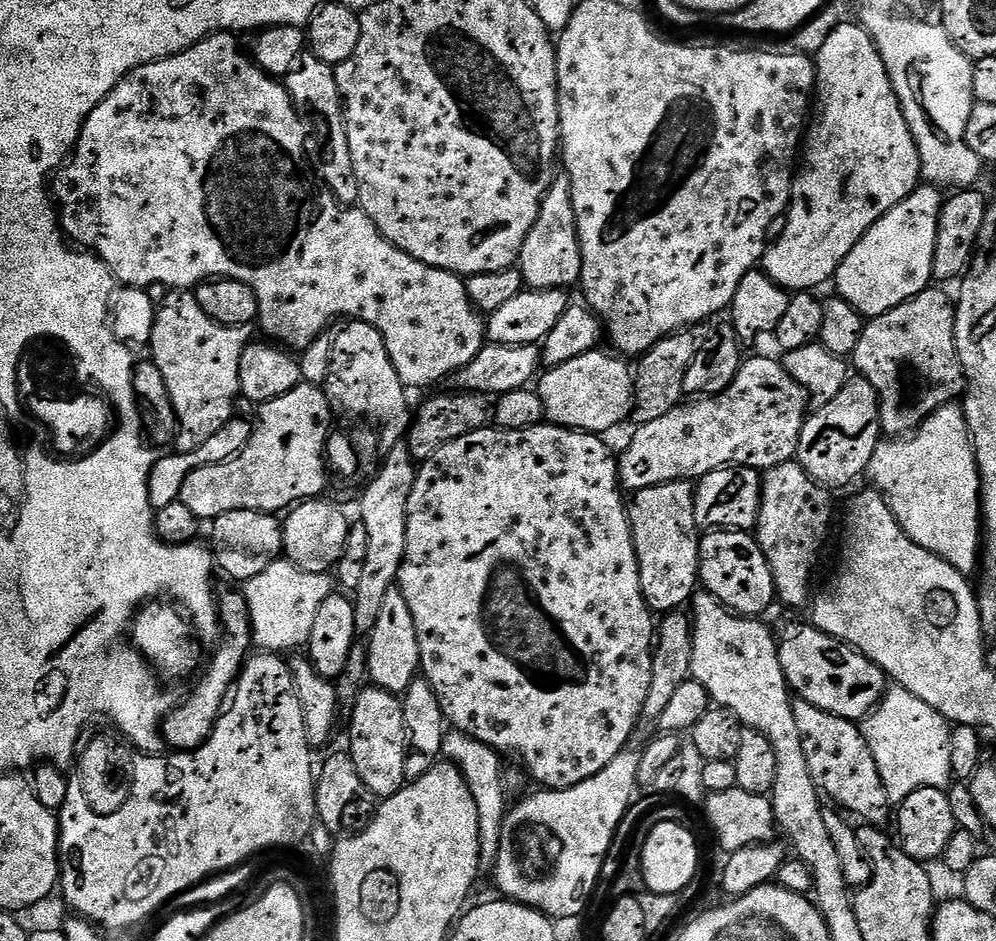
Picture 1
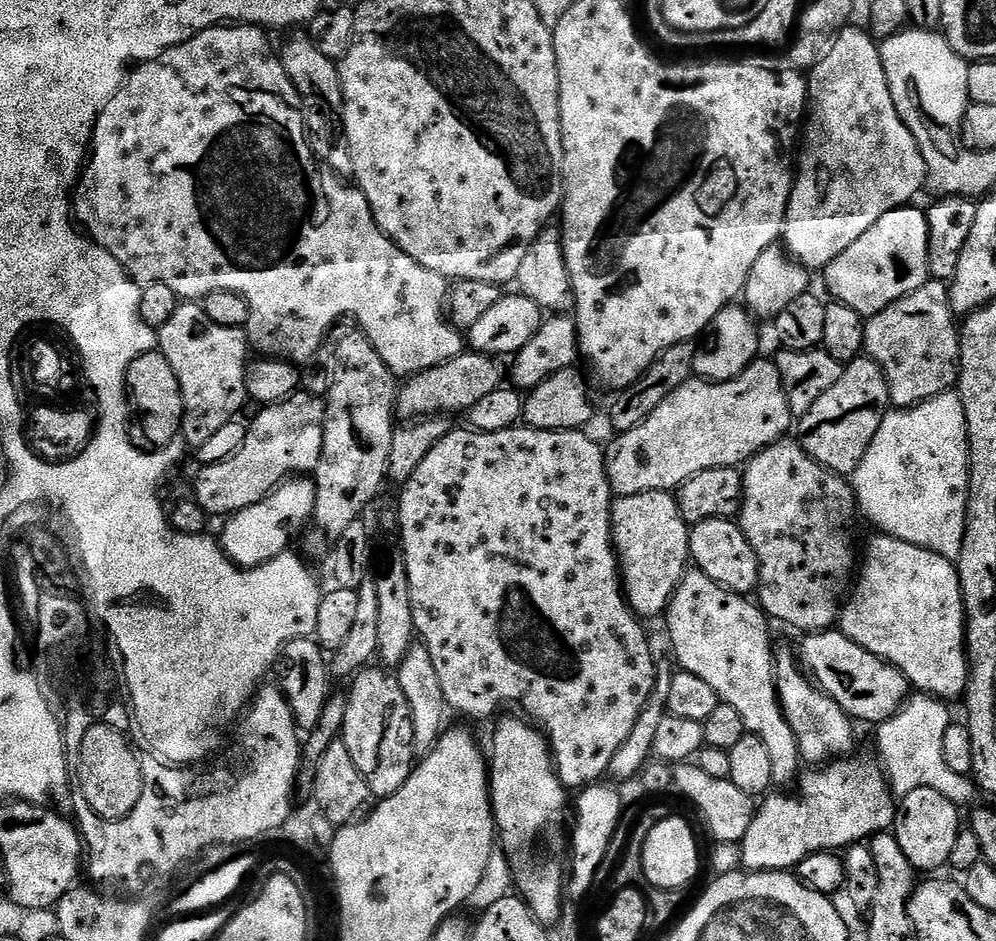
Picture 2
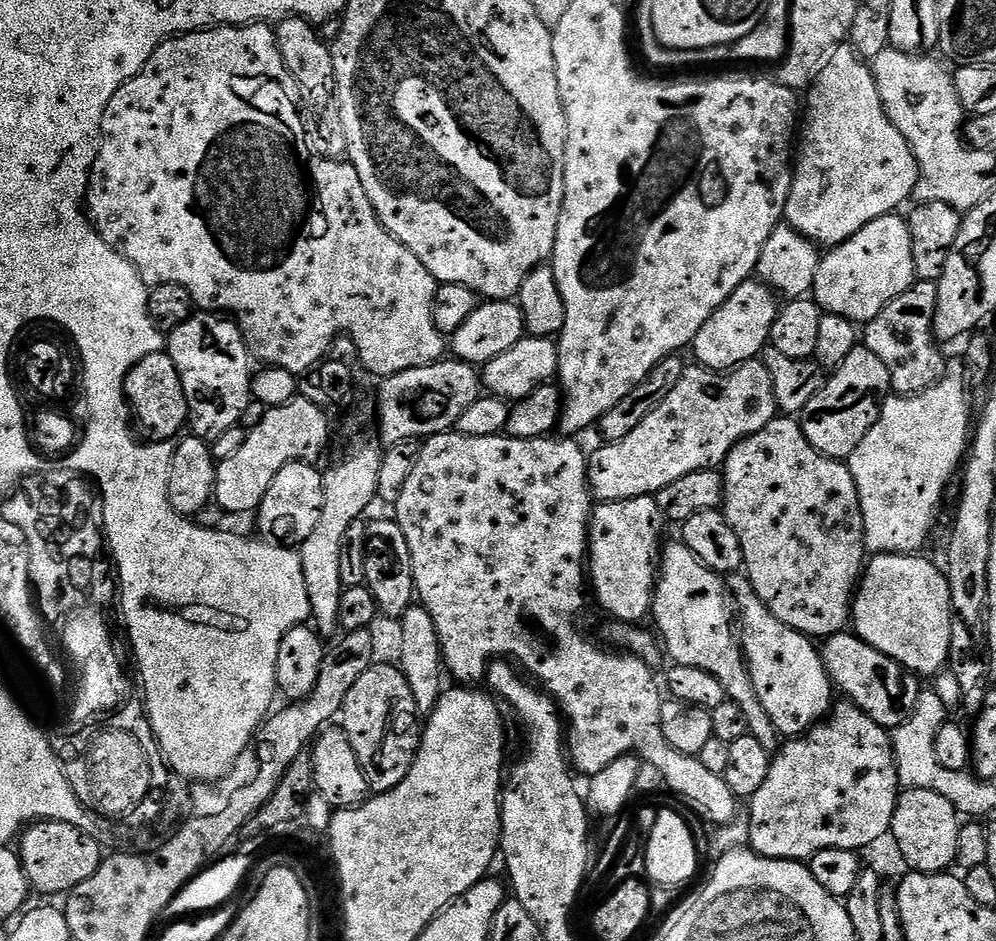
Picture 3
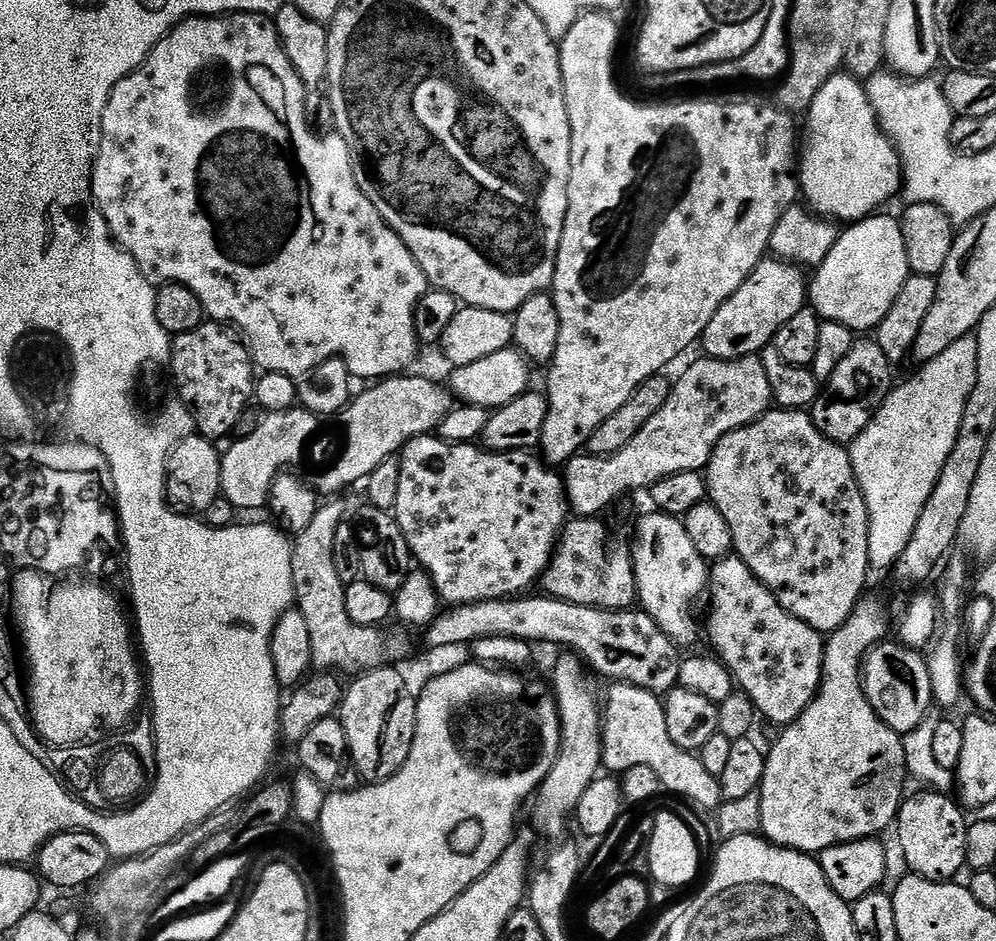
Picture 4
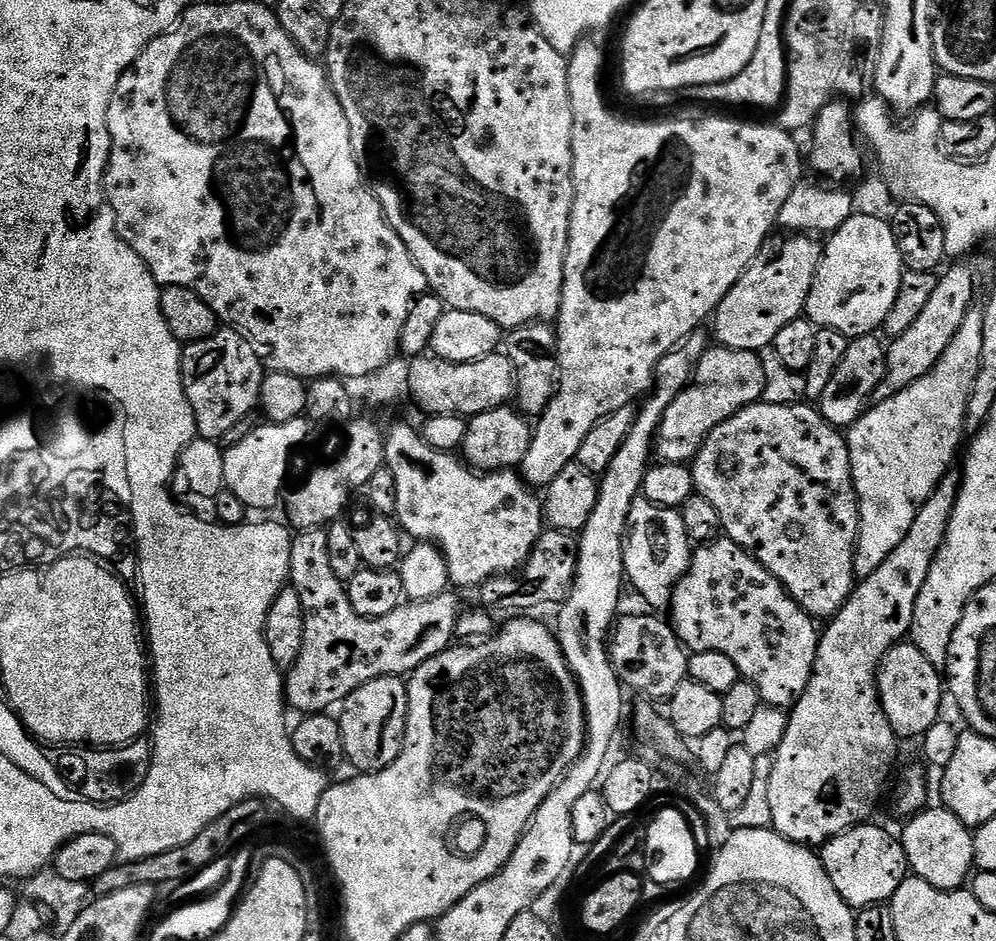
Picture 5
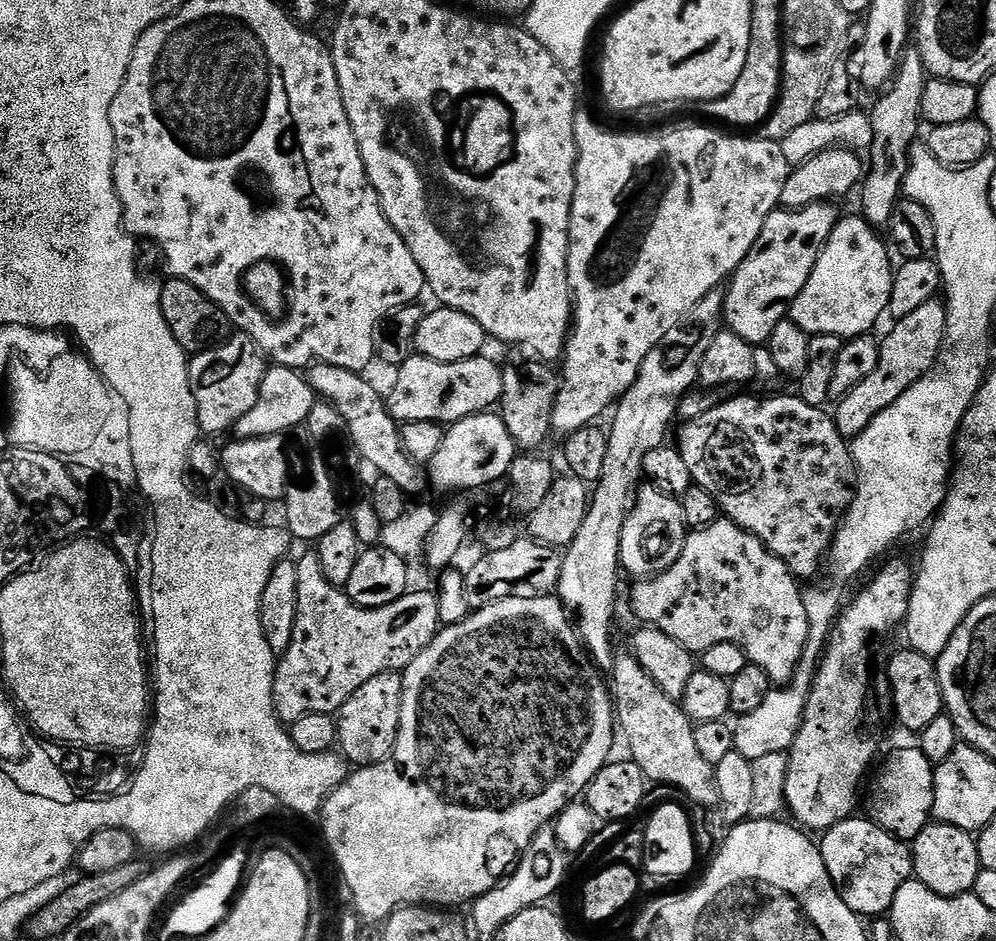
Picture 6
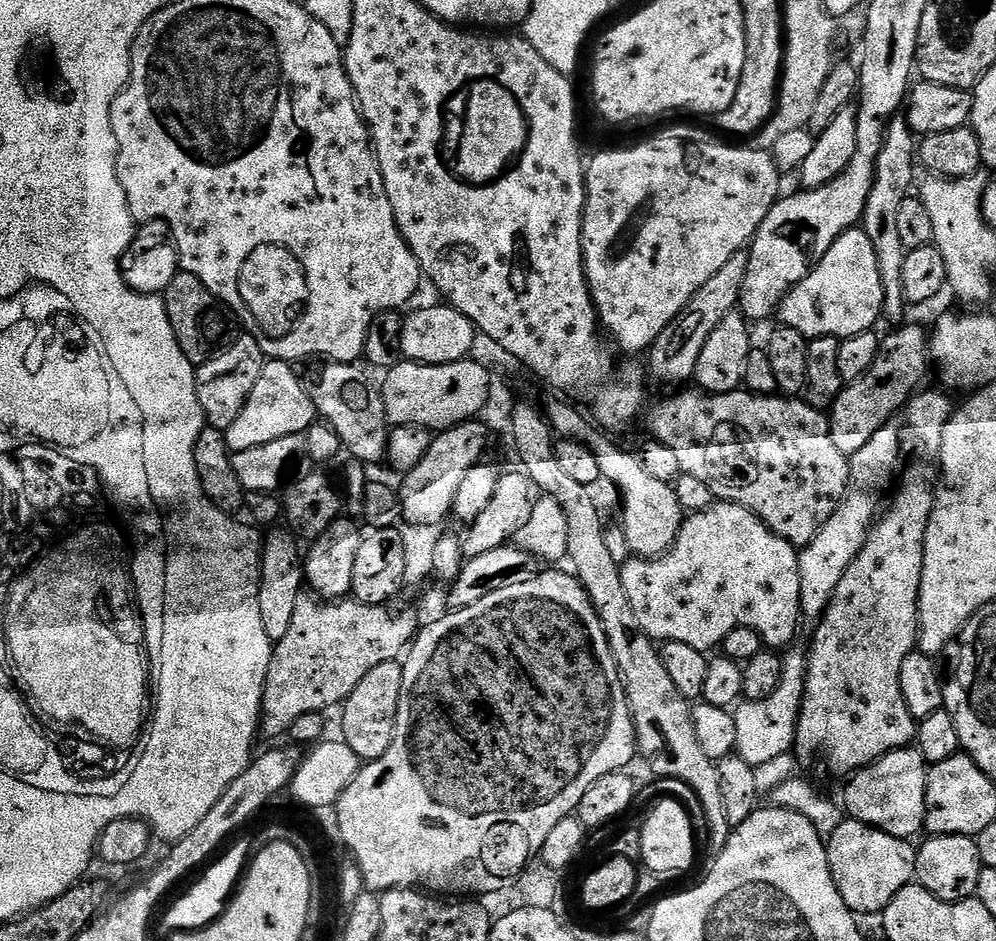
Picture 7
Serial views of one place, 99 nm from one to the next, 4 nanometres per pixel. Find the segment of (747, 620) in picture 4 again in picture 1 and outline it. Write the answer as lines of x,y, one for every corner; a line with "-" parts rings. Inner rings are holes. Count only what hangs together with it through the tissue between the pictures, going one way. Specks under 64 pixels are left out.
797,699
793,703
794,718
798,722
798,734
802,734
802,750
806,750
806,766
810,766
810,778
814,778
817,789
825,797
828,796
833,805
839,806
845,813
853,812
861,816
868,826
884,826
889,823
890,805
886,786
882,786
882,774
878,774
878,766
874,762
874,754
870,754
870,746
866,746
866,738
859,727
849,717
835,716
824,708
810,706
808,700

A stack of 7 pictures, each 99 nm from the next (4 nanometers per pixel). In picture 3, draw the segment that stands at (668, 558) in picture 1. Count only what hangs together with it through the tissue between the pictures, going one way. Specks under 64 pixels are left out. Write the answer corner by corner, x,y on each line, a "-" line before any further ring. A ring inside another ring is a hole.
639,496
633,500
605,500
597,503
588,519
588,551
586,553
586,576
590,581
590,592
609,612
609,617
625,624
639,625
643,616
652,610
652,597
656,594
658,561
662,555
660,528
662,517
655,496

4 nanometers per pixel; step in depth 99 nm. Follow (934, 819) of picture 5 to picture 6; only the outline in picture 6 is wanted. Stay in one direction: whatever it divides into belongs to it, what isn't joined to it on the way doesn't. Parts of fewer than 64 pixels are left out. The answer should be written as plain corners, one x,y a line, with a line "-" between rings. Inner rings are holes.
929,822
911,841
912,871
915,879
926,885
934,894
967,896
980,873
980,859
976,836
958,826

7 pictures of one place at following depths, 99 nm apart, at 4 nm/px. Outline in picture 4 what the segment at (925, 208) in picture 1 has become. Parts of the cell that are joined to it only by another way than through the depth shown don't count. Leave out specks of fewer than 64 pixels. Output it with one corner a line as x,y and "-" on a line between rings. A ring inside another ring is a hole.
873,214
864,220
849,223
834,242
834,250
826,254
826,258
810,276
810,306
816,311
821,321
842,322
842,326
851,328
857,334
871,333
886,318
894,298
898,298
898,290
909,278
906,262
906,242
902,242
900,221
895,215

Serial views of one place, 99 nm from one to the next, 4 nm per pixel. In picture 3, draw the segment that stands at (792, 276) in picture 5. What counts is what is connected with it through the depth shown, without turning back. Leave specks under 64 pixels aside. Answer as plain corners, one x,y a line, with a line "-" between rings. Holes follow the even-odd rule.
750,278
738,286
738,290
734,290
734,294
730,294
730,298
726,298
726,302
714,310
706,326
698,330
690,345
690,352
696,355
695,363
710,372
723,374
740,367
747,360
757,359
769,347
777,311
776,293
761,284
759,279

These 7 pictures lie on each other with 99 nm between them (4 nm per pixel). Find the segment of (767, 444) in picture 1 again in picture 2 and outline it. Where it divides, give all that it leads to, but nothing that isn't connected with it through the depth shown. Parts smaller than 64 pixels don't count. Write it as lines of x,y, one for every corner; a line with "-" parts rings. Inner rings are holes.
758,358
741,376
732,380
687,380
660,403
646,422
634,426
634,430
619,433
615,437
617,440
607,445
604,457
613,493
629,496
643,492
672,492
694,478
694,474
702,474
702,470
743,466
762,449
785,439
793,427
794,417
775,363
764,359

